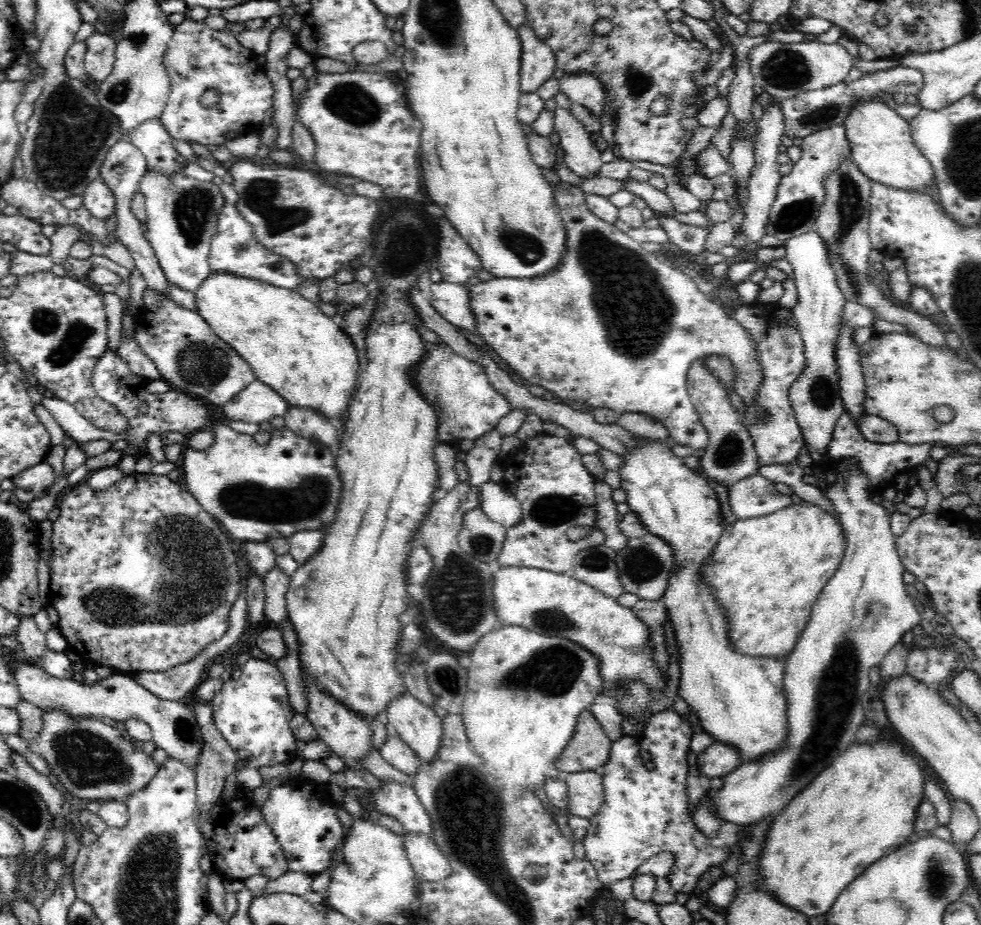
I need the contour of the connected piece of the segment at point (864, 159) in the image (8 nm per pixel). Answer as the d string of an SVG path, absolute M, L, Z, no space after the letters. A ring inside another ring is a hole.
M857 99L844 124L851 156L873 182L900 191L927 193L936 180L933 166L916 146L911 125L882 99Z

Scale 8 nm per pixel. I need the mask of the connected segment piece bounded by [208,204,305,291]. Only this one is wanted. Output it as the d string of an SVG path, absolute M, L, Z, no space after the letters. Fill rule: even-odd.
M224 204L222 208L219 208L215 235L211 238L208 262L211 272L229 272L242 278L259 280L288 290L297 291L298 286L305 281L304 277L296 271L292 261L282 258L282 255L270 251L268 247L256 240L252 225L244 219L235 204ZM278 263L281 267L274 269L272 266Z

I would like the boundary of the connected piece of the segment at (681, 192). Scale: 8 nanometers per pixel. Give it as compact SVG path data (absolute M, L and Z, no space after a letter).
M647 160L632 161L632 163L641 169L659 173L667 183L665 194L670 198L674 209L678 213L689 213L697 211L702 202L696 198L690 191L682 188L680 177L675 175L675 167L656 164Z

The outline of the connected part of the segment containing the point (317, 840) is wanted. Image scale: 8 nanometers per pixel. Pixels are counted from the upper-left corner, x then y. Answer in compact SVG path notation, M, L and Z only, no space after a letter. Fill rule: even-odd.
M297 779L294 781L282 782L280 785L271 787L266 802L261 806L262 817L276 835L278 842L282 845L284 856L287 858L287 865L292 872L319 873L323 870L332 870L332 858L334 852L344 844L344 825L341 824L338 814L333 807L332 798L329 798L329 791L323 789L316 782L310 779Z

